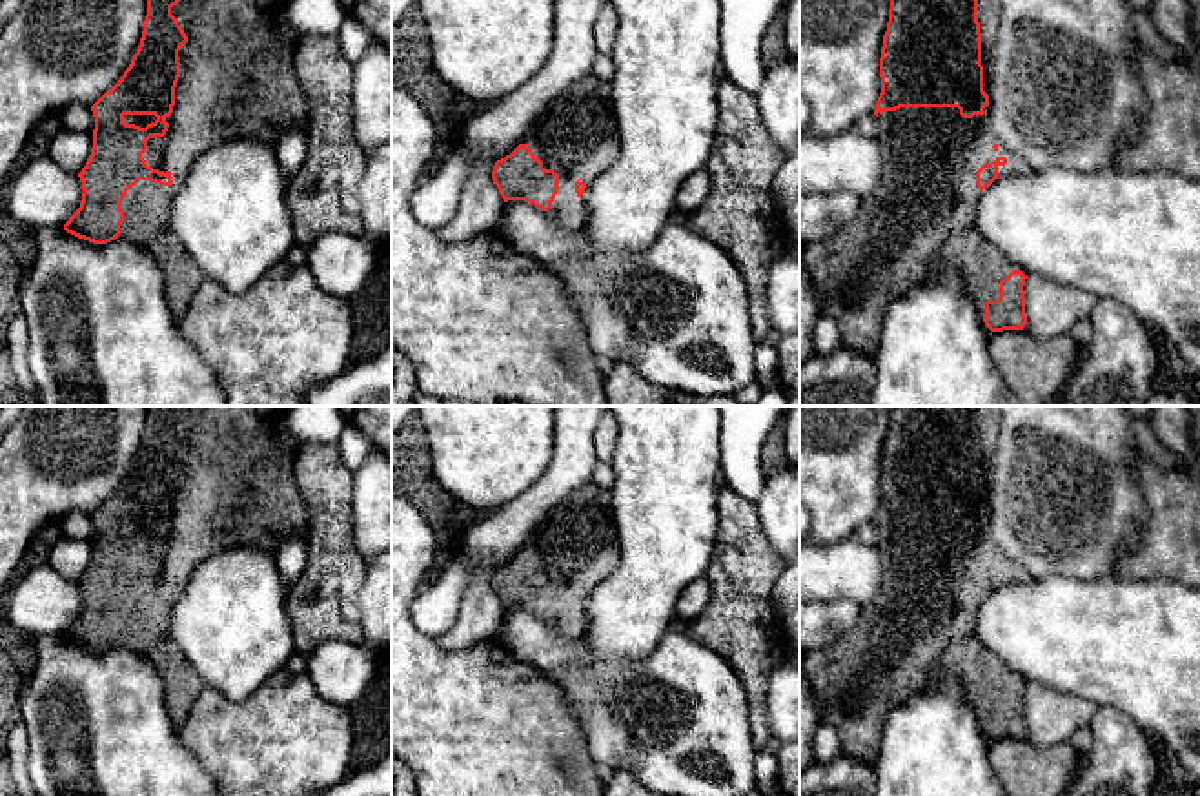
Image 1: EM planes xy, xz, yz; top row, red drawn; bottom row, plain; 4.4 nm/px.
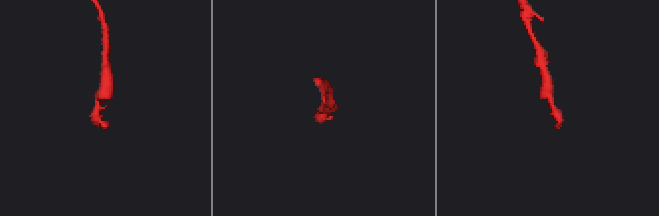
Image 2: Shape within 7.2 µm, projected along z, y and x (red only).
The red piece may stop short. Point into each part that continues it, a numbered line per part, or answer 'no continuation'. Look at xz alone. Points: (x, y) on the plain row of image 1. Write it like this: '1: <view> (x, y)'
1: xz (576, 543)

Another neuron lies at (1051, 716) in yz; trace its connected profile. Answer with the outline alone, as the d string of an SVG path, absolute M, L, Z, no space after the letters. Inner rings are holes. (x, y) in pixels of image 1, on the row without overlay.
M1027 683L1025 694L1025 738L1036 747L1053 747L1069 741L1071 736L1089 727L1096 703L1058 692L1040 683Z

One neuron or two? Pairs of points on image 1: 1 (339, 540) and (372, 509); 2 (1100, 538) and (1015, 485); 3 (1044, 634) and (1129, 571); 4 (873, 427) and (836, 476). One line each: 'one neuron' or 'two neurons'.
1: two neurons
2: one neuron
3: two neurons
4: one neuron

